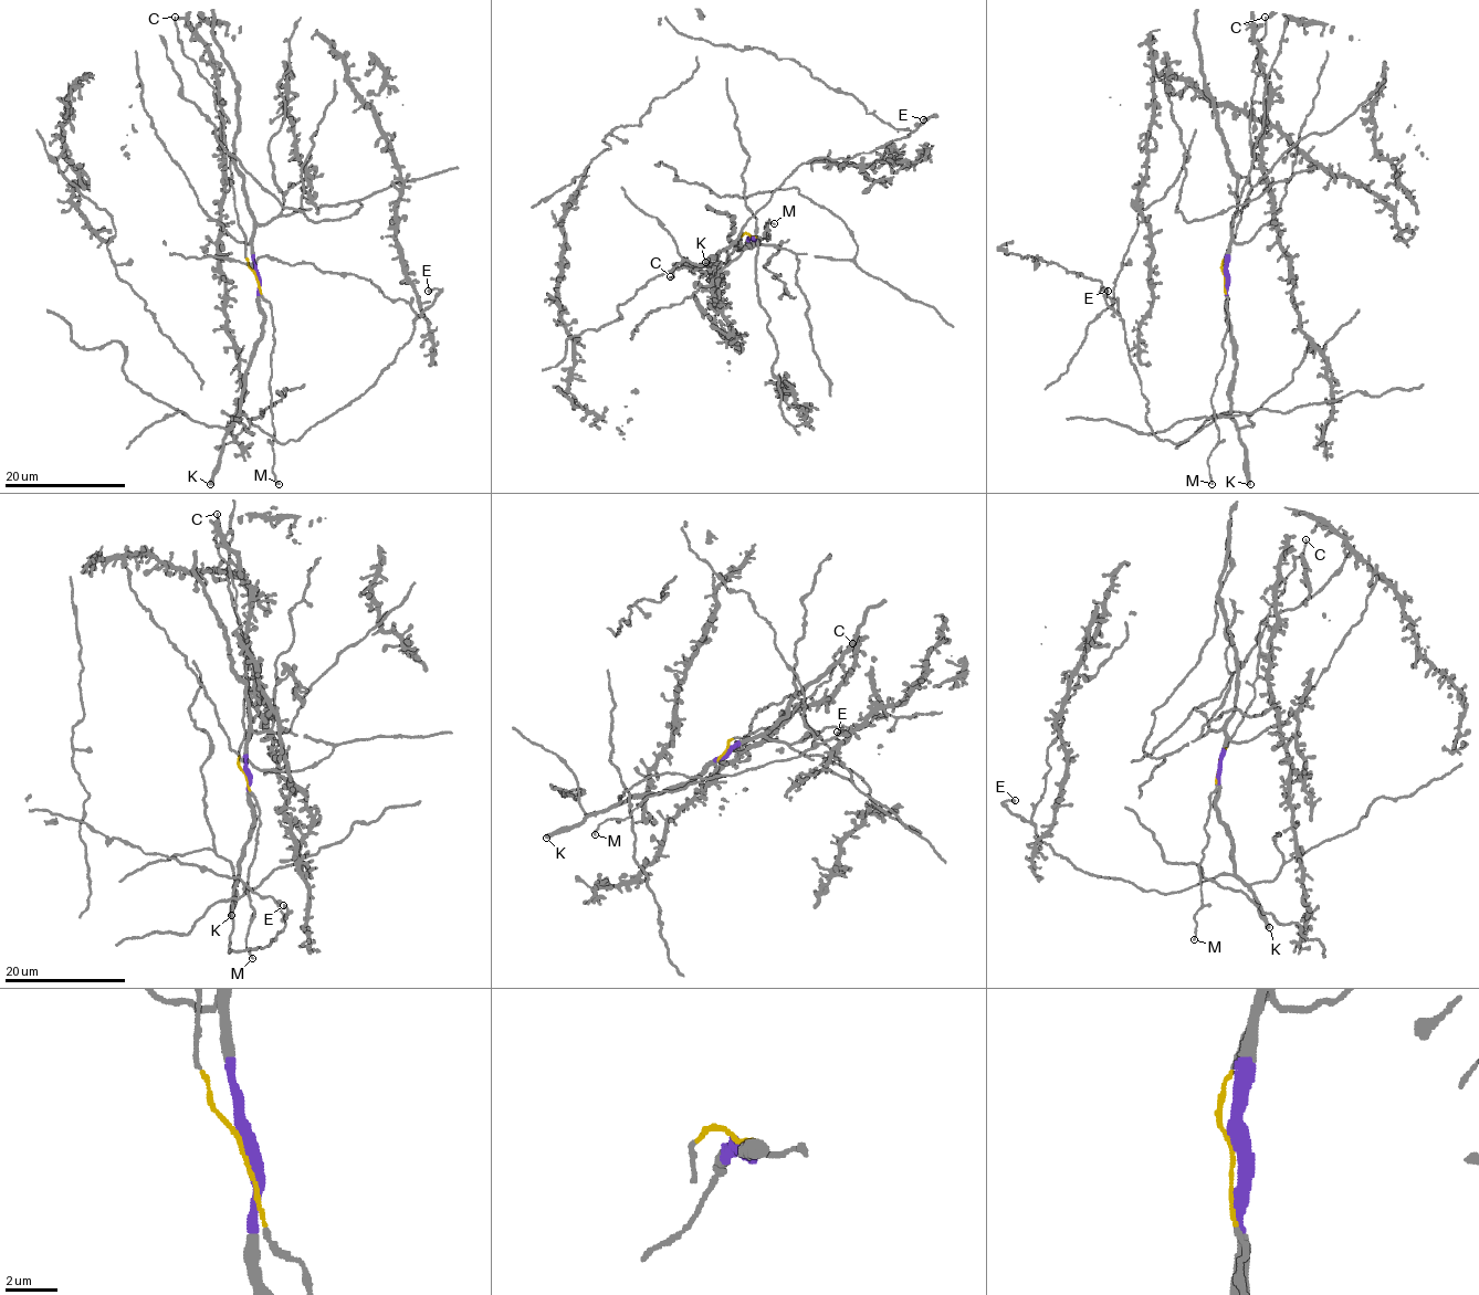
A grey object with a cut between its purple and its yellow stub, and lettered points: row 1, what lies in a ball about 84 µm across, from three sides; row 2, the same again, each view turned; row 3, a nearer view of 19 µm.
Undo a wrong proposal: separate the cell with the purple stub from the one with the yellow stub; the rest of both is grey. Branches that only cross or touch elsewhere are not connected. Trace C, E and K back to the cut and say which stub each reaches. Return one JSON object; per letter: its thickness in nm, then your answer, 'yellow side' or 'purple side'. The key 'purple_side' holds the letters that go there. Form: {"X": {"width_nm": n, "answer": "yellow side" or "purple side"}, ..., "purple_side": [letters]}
{"C": {"width_nm": 170, "answer": "yellow side"}, "E": {"width_nm": 240, "answer": "purple side"}, "K": {"width_nm": 480, "answer": "purple side"}, "purple_side": ["E", "K"]}

